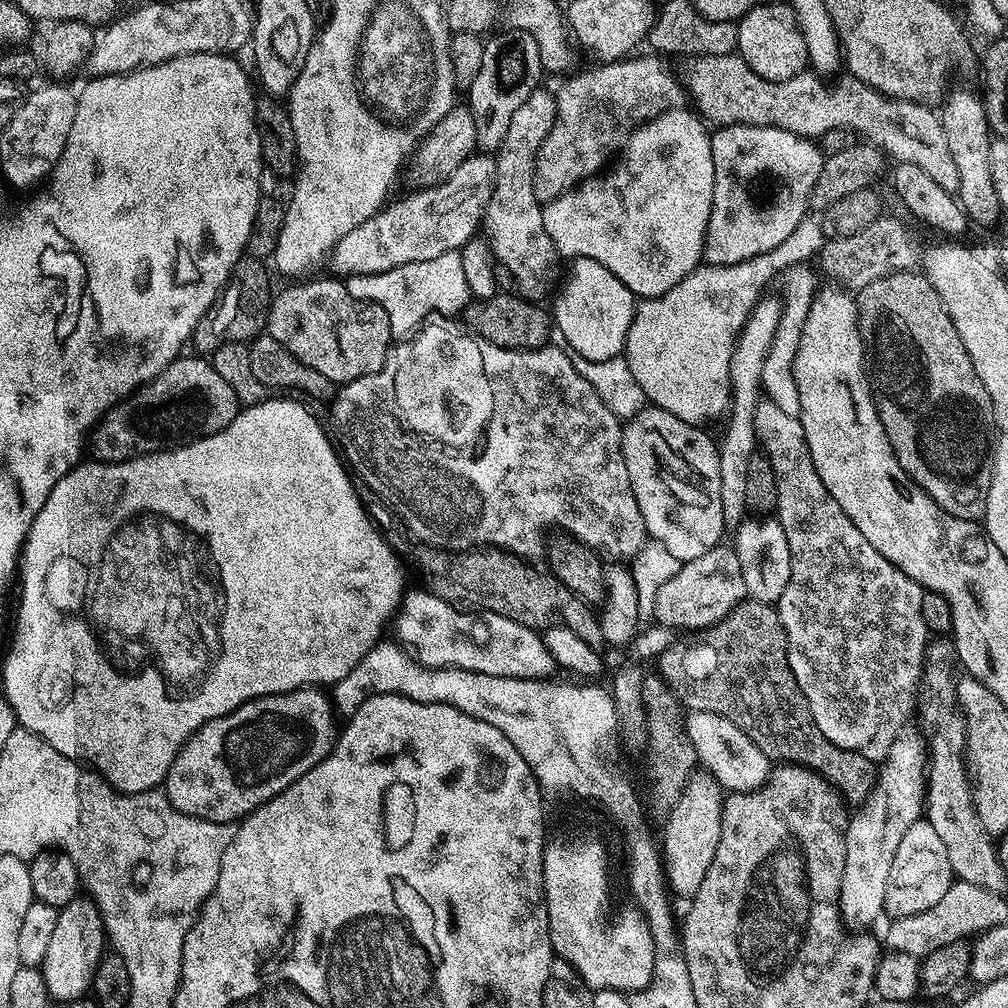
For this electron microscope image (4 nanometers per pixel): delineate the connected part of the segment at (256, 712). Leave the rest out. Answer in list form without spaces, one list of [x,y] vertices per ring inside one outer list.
[[[319,687],[299,688],[293,692],[287,692],[286,694],[274,694],[273,696],[254,698],[250,702],[238,706],[238,710],[234,710],[222,718],[214,718],[210,722],[206,722],[176,751],[174,762],[170,766],[168,776],[162,785],[162,791],[164,795],[167,796],[168,801],[172,803],[172,807],[179,810],[182,814],[209,820],[215,824],[232,824],[233,822],[239,822],[243,820],[245,816],[249,816],[258,806],[262,806],[270,798],[277,796],[283,788],[290,786],[298,778],[302,778],[302,774],[306,774],[306,770],[318,766],[318,762],[325,760],[328,753],[332,750],[332,745],[336,743],[338,735],[338,724],[336,728],[336,720],[338,721],[338,712],[333,705],[331,695]]]

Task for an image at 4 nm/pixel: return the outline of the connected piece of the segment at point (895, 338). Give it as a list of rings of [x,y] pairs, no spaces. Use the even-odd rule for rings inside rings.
[[[919,271],[896,272],[890,276],[878,278],[876,282],[858,292],[860,310],[860,333],[864,339],[864,350],[867,363],[870,365],[870,383],[876,397],[876,409],[880,415],[882,426],[886,430],[886,438],[890,438],[890,446],[906,474],[923,492],[942,510],[963,520],[979,521],[986,510],[986,494],[990,490],[992,477],[992,453],[996,439],[996,419],[990,402],[990,394],[986,386],[982,386],[982,378],[978,378],[978,370],[974,370],[974,362],[970,362],[970,354],[966,354],[966,346],[962,346],[962,338],[958,338],[958,330],[954,330],[954,322],[941,302],[940,296],[928,277]]]

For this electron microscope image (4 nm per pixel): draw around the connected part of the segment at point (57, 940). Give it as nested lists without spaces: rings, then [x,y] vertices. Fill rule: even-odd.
[[[77,894],[65,908],[59,909],[46,958],[42,958],[40,963],[40,973],[49,997],[56,1002],[81,999],[93,987],[96,967],[105,952],[106,933],[102,914],[95,901],[87,895]]]

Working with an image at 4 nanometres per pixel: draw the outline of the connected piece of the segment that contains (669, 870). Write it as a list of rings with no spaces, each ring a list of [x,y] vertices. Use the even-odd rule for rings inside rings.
[[[697,770],[667,813],[662,855],[667,887],[673,893],[691,898],[698,886],[702,886],[702,878],[706,878],[706,870],[710,870],[710,862],[714,862],[714,850],[718,850],[718,837],[722,834],[724,797],[718,781],[708,772]]]

